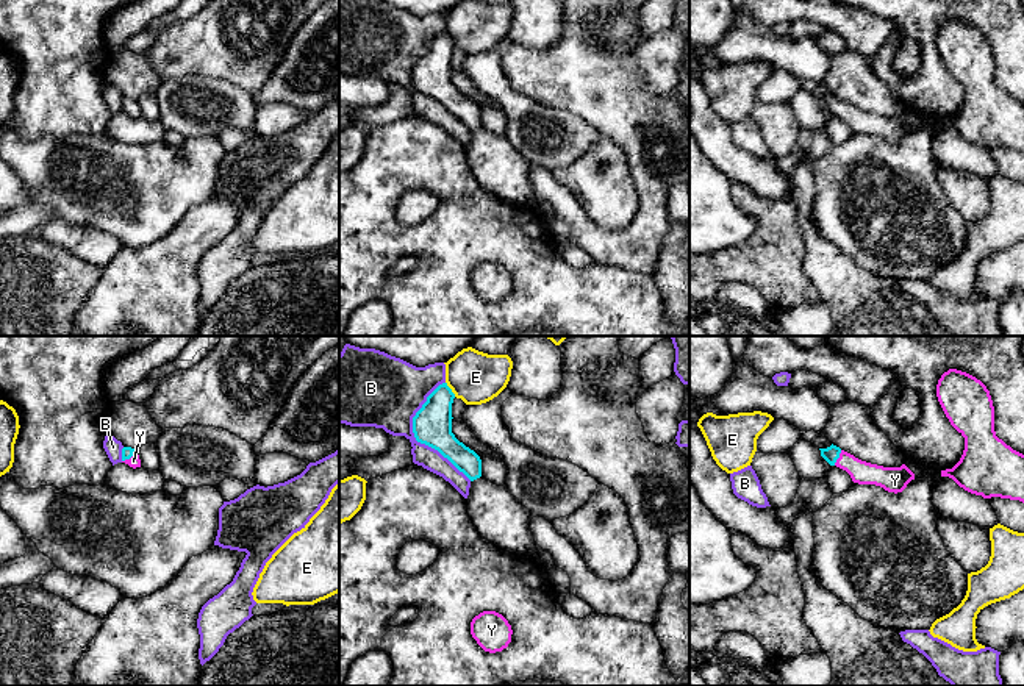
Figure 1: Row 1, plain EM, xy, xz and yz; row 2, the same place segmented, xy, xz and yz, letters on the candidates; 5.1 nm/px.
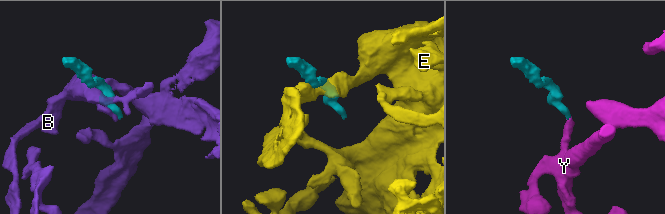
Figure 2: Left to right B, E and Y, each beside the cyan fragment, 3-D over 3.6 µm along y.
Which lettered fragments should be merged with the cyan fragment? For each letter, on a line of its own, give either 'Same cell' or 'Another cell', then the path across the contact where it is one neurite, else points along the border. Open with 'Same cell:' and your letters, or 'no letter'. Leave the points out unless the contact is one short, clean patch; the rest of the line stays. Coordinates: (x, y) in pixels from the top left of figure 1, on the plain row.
Same cell: Y
B: Another cell
E: Another cell
Y: Same cell. Path across: yz (830, 103), (838, 107), (862, 122)

